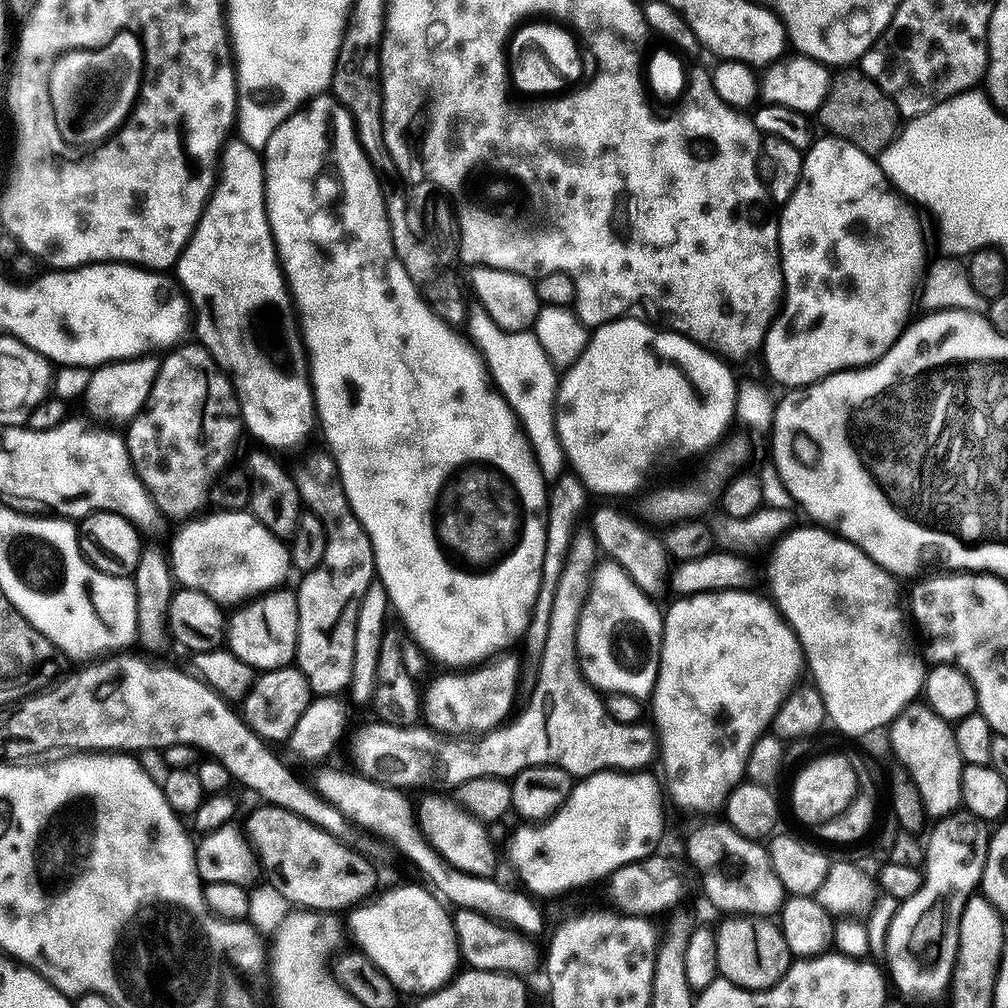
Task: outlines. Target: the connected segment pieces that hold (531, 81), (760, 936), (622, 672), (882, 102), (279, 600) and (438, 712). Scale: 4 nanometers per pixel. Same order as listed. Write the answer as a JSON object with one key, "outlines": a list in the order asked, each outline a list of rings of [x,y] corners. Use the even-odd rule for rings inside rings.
{"outlines":[[[[554,22],[525,23],[513,33],[509,41],[509,79],[515,89],[517,87],[533,96],[559,93],[582,78],[580,52],[582,50],[575,35],[565,27]]],[[[732,914],[724,918],[720,925],[715,925],[714,931],[718,954],[717,973],[723,979],[734,982],[734,986],[749,988],[751,992],[773,988],[792,965],[794,957],[786,946],[786,938],[780,932],[779,923],[771,919]]],[[[605,559],[592,572],[592,585],[580,611],[576,650],[589,684],[601,693],[630,694],[647,701],[652,695],[658,666],[664,617],[651,595],[642,591],[620,564]]],[[[859,70],[841,72],[844,72],[841,76],[831,77],[828,93],[818,113],[818,119],[824,123],[823,131],[858,146],[858,150],[879,154],[896,138],[898,131],[896,103],[865,72]]],[[[281,586],[237,607],[226,620],[226,648],[257,670],[289,667],[298,646],[298,602],[295,591]]],[[[500,654],[491,662],[481,663],[471,670],[452,670],[449,676],[430,681],[428,689],[422,692],[423,723],[437,734],[451,734],[456,738],[483,734],[500,727],[509,719],[512,703],[518,700],[516,687],[520,661],[516,656],[508,655],[512,654]]]]}

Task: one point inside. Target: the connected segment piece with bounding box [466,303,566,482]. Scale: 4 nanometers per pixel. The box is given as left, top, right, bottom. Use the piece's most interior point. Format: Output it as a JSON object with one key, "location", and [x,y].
{"location":[519,368]}

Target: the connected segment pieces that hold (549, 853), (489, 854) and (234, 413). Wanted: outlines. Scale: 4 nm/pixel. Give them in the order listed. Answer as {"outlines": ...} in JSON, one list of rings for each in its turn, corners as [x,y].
{"outlines":[[[[609,770],[577,779],[572,793],[554,815],[543,822],[525,823],[525,828],[518,829],[508,840],[508,860],[516,867],[521,882],[525,884],[521,885],[536,898],[556,896],[571,888],[584,888],[595,880],[603,881],[622,866],[635,864],[637,860],[653,855],[657,851],[656,843],[664,832],[665,797],[661,781],[648,774],[644,770]]],[[[428,796],[418,804],[418,823],[420,832],[432,849],[459,872],[467,876],[495,877],[496,852],[492,849],[492,840],[483,823],[460,807],[455,799],[444,796]]],[[[199,342],[181,343],[179,346],[173,347],[171,351],[167,353],[168,357],[163,357],[158,374],[154,378],[152,383],[152,389],[148,395],[148,403],[145,404],[142,411],[130,421],[127,425],[128,432],[126,431],[126,443],[128,446],[128,453],[132,459],[132,465],[134,470],[138,474],[138,478],[146,486],[148,493],[152,495],[152,501],[160,507],[160,511],[164,513],[165,517],[171,518],[172,516],[176,520],[183,521],[185,518],[192,518],[201,511],[200,507],[205,507],[208,504],[208,492],[212,488],[212,484],[216,481],[216,477],[221,472],[225,471],[229,467],[228,459],[232,456],[232,451],[236,448],[236,443],[240,440],[240,432],[242,436],[242,421],[240,419],[240,404],[236,400],[236,391],[232,388],[232,381],[228,379],[227,372],[223,372],[216,361],[212,359],[212,356],[203,344]]]]}

